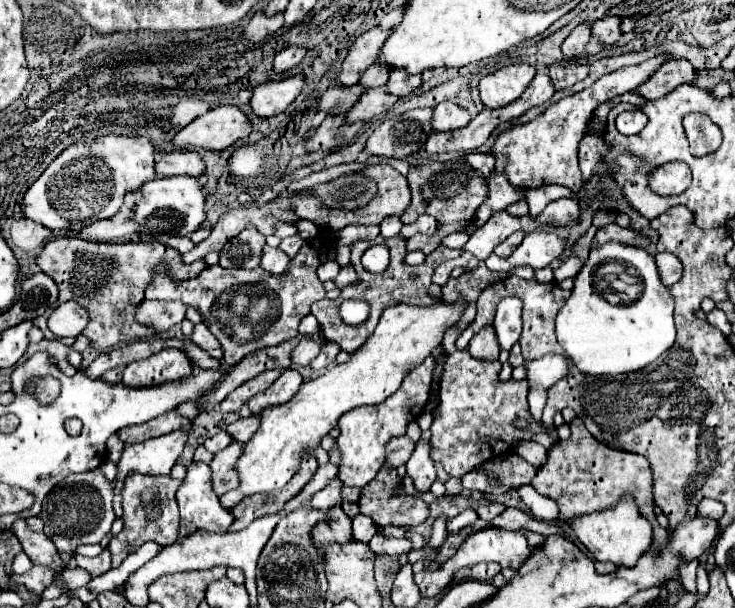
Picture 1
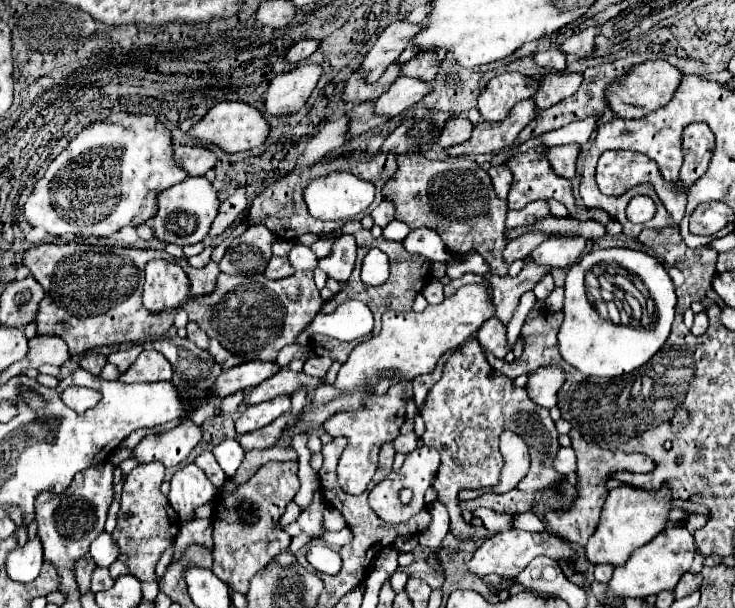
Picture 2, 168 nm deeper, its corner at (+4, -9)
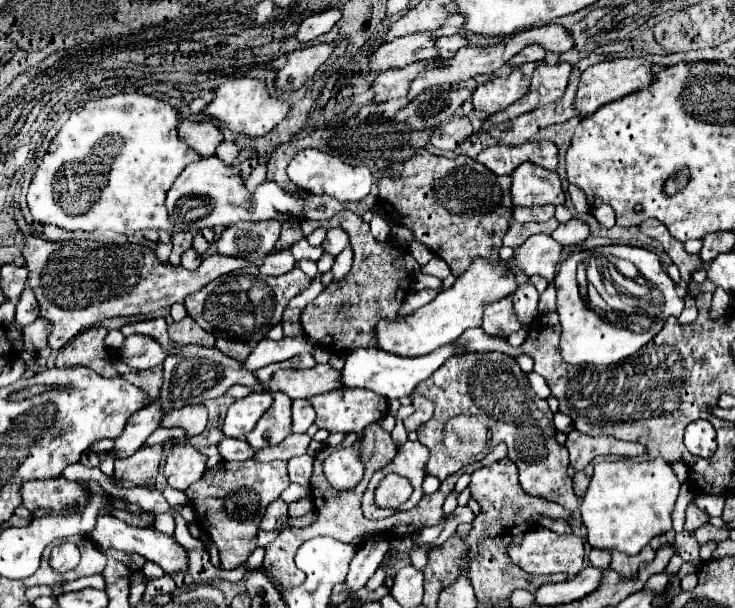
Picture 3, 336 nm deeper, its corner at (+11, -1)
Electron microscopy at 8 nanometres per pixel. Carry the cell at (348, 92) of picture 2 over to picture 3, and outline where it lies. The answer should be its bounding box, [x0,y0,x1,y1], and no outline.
[370,33,438,73]

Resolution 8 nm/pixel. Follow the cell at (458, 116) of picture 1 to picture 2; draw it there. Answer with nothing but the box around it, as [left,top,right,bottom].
[439,115,473,149]

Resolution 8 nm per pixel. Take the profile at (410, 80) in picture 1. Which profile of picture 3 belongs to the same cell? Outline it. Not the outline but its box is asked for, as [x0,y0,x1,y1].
[438,35,468,59]

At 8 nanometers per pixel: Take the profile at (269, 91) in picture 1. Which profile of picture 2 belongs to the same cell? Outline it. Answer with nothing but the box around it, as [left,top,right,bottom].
[263,65,319,117]

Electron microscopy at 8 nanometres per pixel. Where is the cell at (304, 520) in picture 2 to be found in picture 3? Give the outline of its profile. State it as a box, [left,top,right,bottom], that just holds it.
[260,497,288,529]

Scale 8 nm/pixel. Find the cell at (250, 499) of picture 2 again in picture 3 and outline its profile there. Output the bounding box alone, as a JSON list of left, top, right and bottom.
[186,461,290,569]

